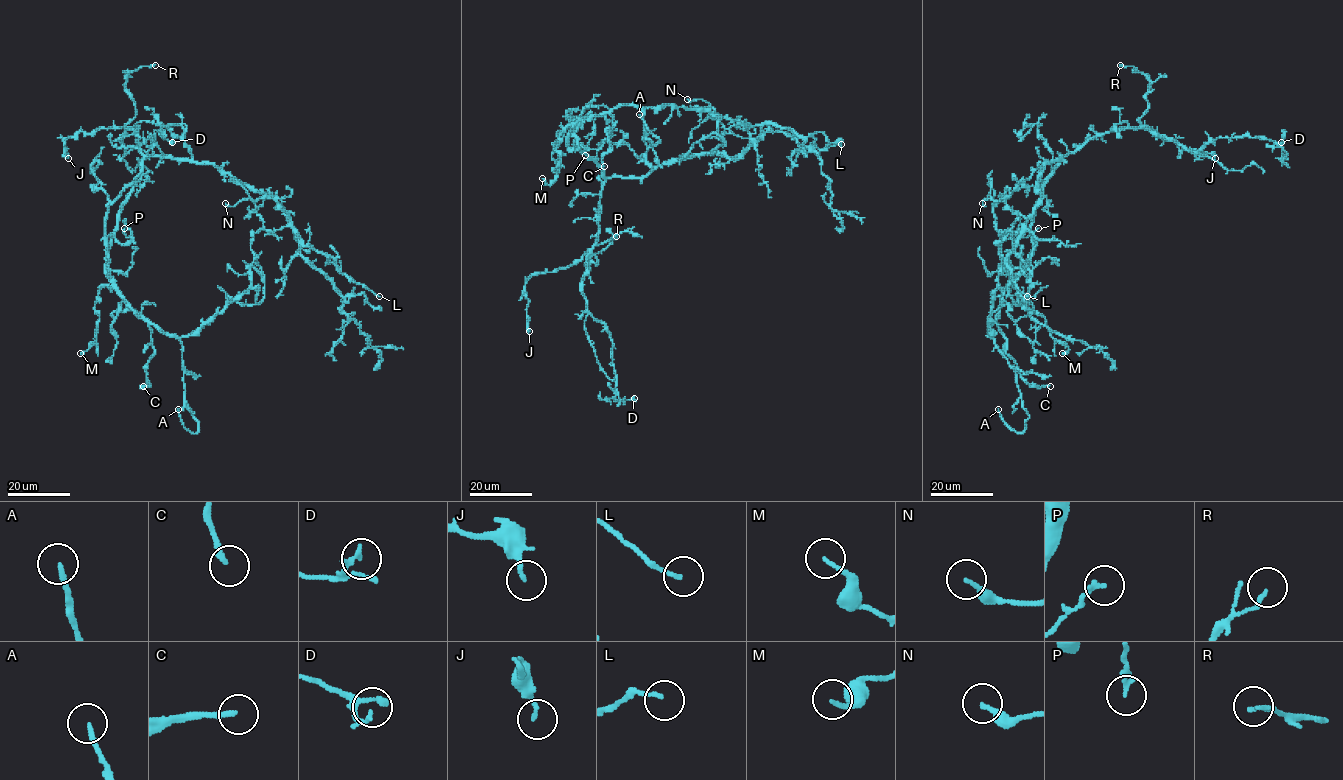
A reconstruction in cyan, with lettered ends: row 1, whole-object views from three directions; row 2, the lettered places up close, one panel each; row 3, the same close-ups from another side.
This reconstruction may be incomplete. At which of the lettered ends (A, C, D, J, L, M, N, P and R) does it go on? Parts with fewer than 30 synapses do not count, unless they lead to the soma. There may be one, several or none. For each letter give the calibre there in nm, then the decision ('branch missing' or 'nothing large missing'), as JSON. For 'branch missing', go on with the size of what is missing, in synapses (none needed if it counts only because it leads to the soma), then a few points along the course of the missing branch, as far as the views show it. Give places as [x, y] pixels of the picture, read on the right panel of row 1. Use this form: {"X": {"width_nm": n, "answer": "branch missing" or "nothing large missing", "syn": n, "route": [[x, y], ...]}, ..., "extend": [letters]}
{"A": {"width_nm": 170, "answer": "branch missing", "route": [[998, 409], [995, 416], [1002, 426], [1032, 452], [1033, 449], [1054, 451], [1060, 457]]}, "C": {"width_nm": 200, "answer": "nothing large missing"}, "D": {"width_nm": 170, "answer": "nothing large missing"}, "J": {"width_nm": 170, "answer": "nothing large missing"}, "L": {"width_nm": 130, "answer": "nothing large missing"}, "M": {"width_nm": 150, "answer": "nothing large missing"}, "N": {"width_nm": 180, "answer": "nothing large missing"}, "P": {"width_nm": 180, "answer": "nothing large missing"}, "R": {"width_nm": 120, "answer": "nothing large missing"}, "extend": ["A"]}

